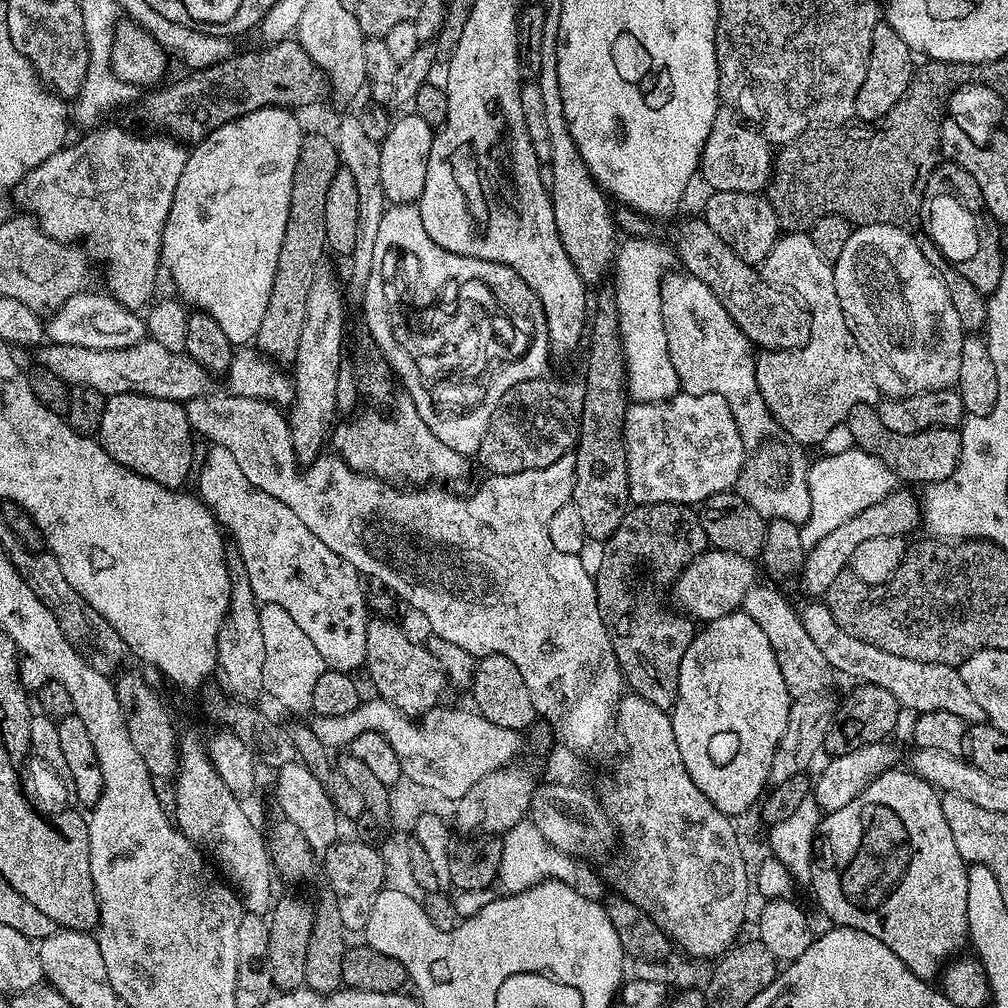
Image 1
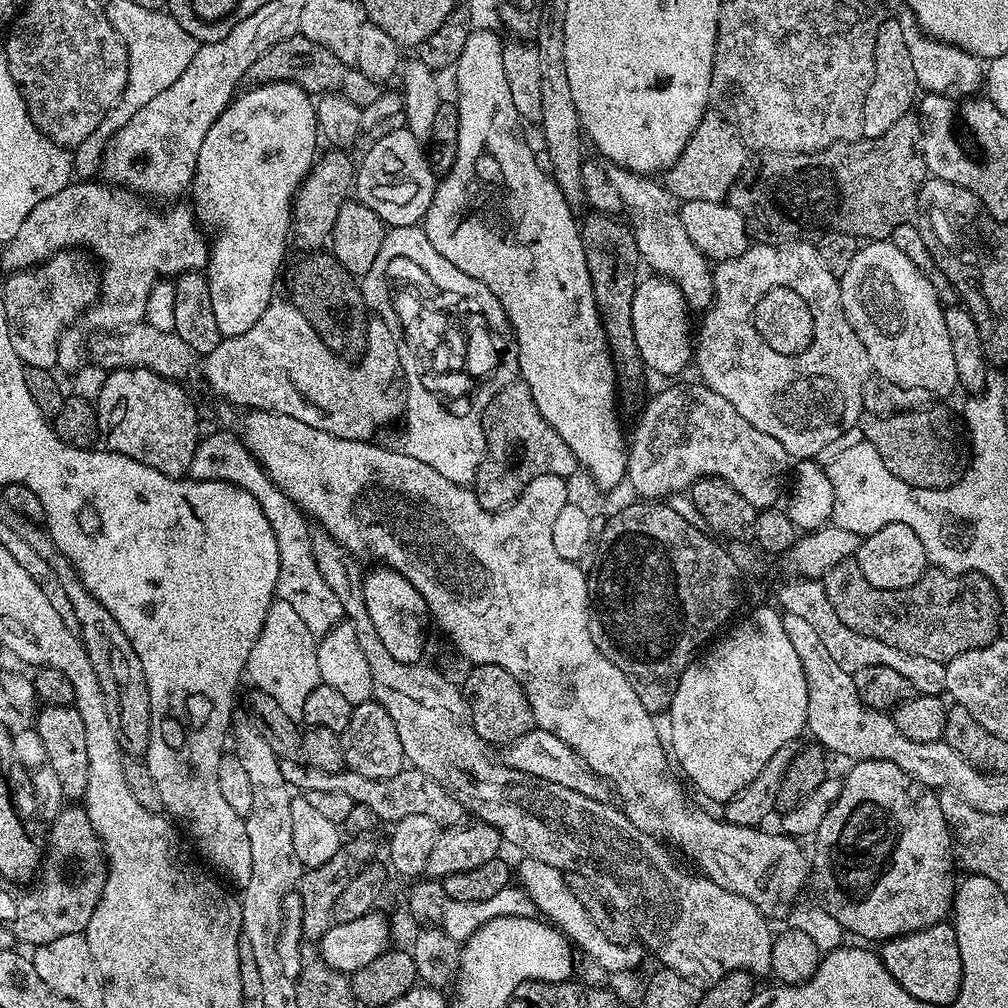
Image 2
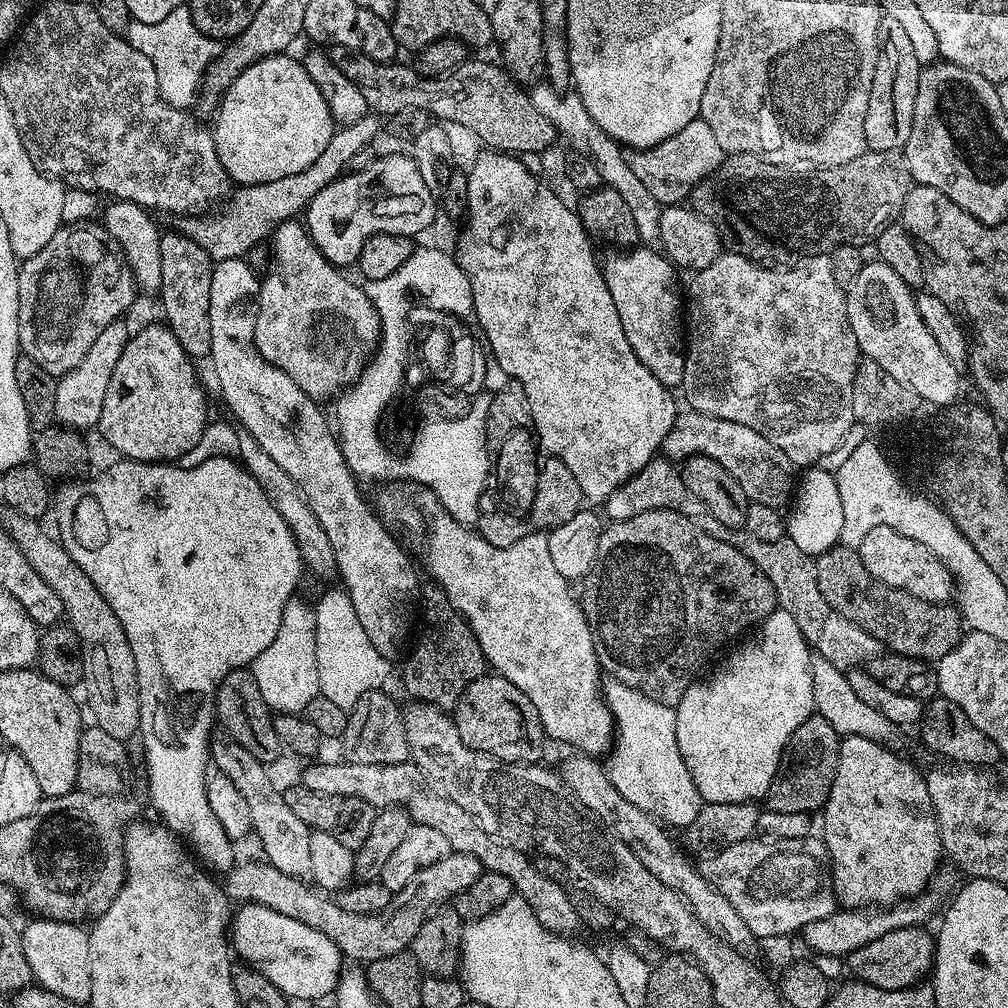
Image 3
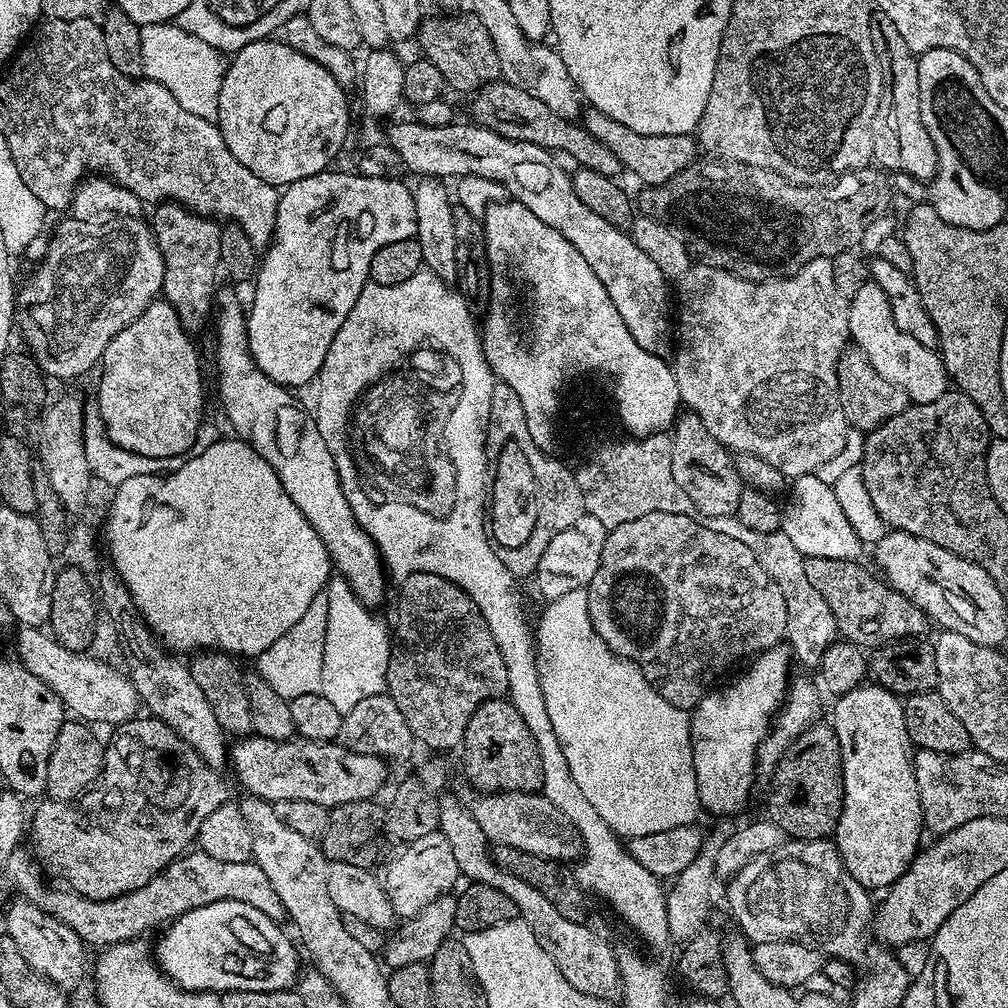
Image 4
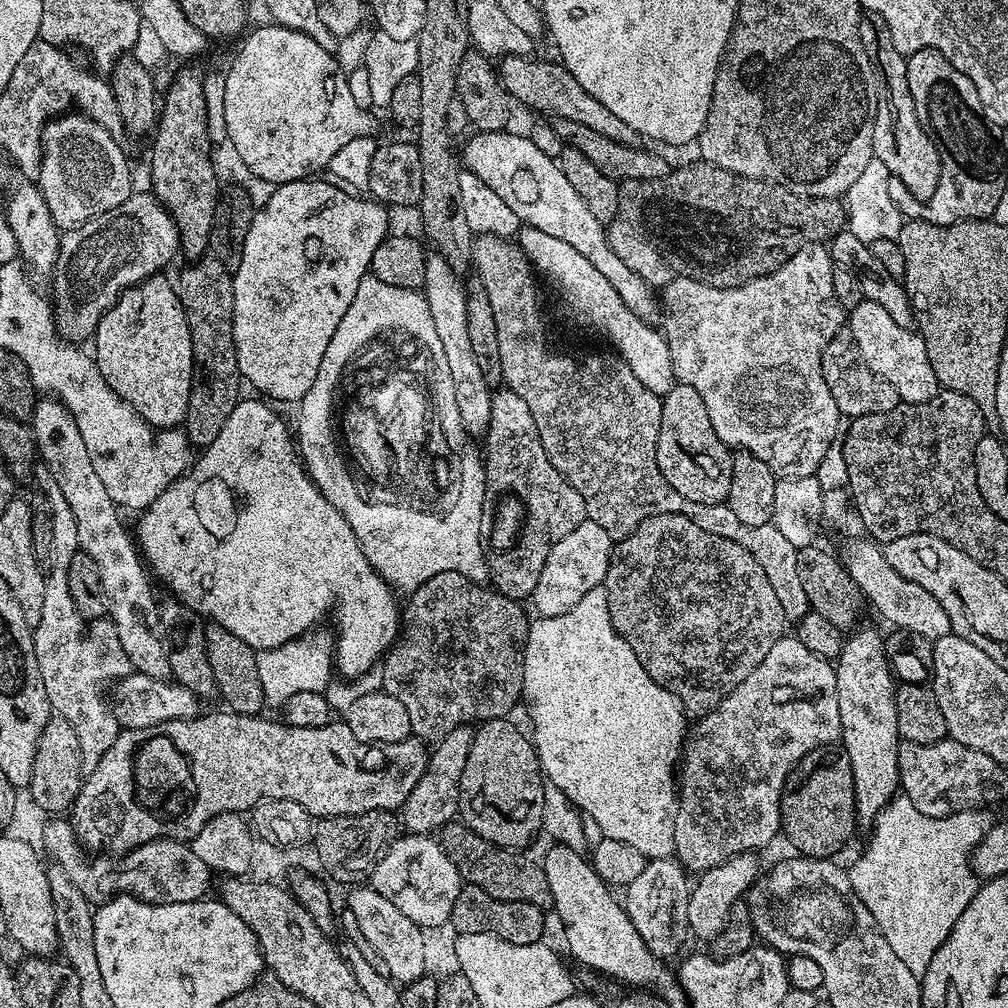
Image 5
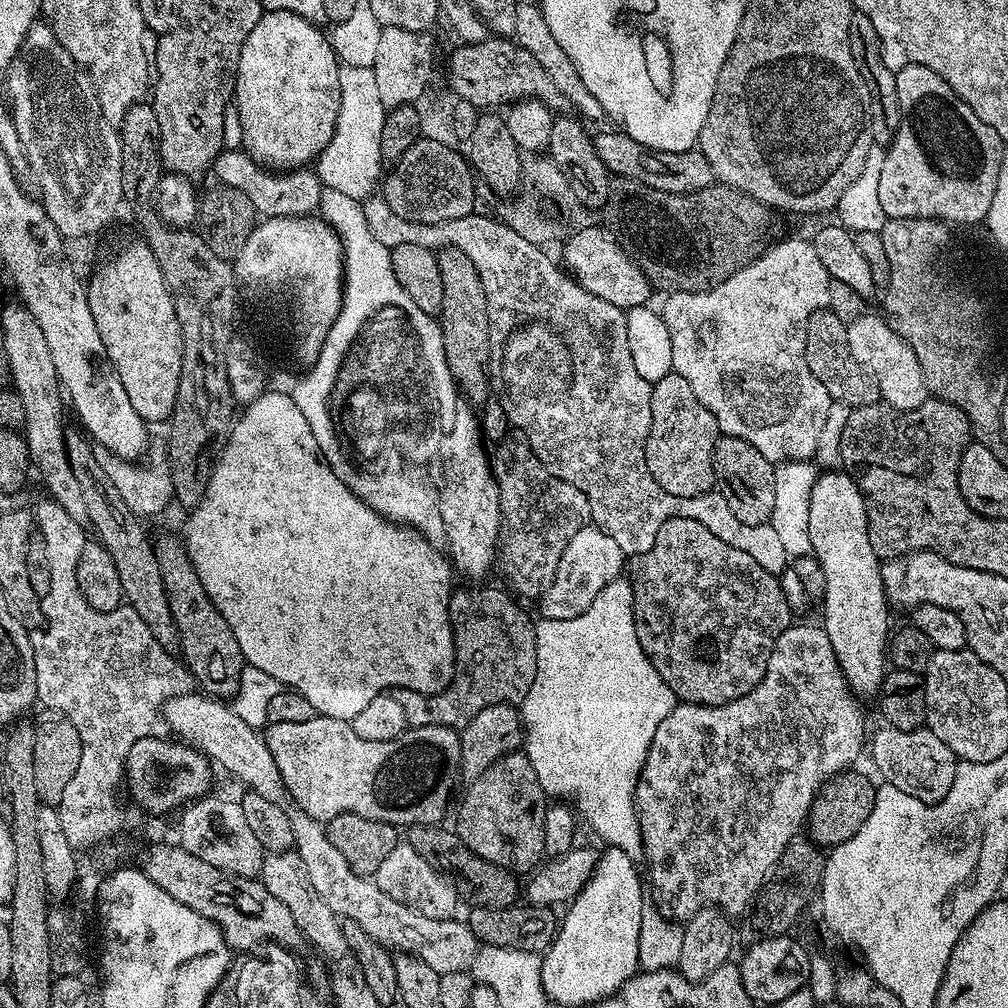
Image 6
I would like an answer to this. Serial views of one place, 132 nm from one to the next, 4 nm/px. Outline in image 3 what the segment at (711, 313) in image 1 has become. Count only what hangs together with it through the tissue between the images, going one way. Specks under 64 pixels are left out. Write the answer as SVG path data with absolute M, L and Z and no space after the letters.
M537 82L531 85L530 95L534 107L550 121L550 126L554 126L557 137L561 141L565 140L571 151L586 154L590 162L594 162L594 170L598 170L601 181L607 187L618 190L618 194L622 194L626 206L630 206L630 214L634 214L634 222L638 226L641 241L648 246L655 245L660 238L662 205L654 198L654 194L650 194L650 190L646 190L645 184L634 175L634 170L630 170L622 145L614 138L610 138L610 134L606 134L606 130L602 130L602 126L598 126L594 118L590 118L586 106L582 106L582 98L577 96L575 91L554 88L547 82Z

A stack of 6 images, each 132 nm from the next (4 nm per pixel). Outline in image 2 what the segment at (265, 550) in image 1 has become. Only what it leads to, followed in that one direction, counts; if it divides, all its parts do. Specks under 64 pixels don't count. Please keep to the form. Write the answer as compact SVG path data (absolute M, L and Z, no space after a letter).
M228 430L220 431L224 432L212 432L209 436L207 433L197 443L190 469L191 479L230 482L246 490L246 494L254 494L254 502L262 506L262 514L266 514L266 522L270 522L274 538L278 538L276 596L294 606L294 611L314 635L324 637L345 619L345 615L338 594L330 590L326 578L322 578L322 570L318 570L318 562L312 553L312 532L304 522L305 515L288 495L274 486L274 482L264 473L263 466L252 459L239 435L231 436Z

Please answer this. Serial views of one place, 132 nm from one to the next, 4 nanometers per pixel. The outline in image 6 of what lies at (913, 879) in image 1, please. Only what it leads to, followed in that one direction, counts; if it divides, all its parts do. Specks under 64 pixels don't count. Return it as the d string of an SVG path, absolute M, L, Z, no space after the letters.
M824 470L816 477L814 490L810 494L810 546L811 555L815 556L822 566L824 575L822 627L824 633L830 638L830 646L834 646L834 658L838 658L840 674L857 698L875 697L886 675L886 653L890 639L890 627L888 628L890 605L884 593L884 583L880 573L882 562L874 554L874 546L870 546L864 496L860 493L860 487L843 470Z

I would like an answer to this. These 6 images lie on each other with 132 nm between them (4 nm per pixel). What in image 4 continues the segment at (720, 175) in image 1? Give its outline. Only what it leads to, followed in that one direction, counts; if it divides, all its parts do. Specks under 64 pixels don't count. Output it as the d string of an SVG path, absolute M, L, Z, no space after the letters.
M593 107L583 113L582 123L584 128L590 130L590 134L594 134L594 138L598 138L598 142L604 143L617 155L618 162L622 162L624 169L629 173L632 171L644 186L670 182L674 174L686 170L686 166L696 163L698 159L698 144L691 135L638 134L630 130L630 126L625 126L623 122L614 122L610 114L602 114Z

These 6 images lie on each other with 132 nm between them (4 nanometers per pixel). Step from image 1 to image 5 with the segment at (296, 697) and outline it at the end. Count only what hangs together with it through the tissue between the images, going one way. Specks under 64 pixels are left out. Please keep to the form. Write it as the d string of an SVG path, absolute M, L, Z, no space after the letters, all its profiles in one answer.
M321 630L313 631L311 634L299 636L296 640L286 642L282 646L266 648L256 653L258 662L258 679L262 681L262 693L269 705L283 706L286 698L294 694L299 694L306 690L325 693L328 685L334 680L334 640L331 635L328 636Z

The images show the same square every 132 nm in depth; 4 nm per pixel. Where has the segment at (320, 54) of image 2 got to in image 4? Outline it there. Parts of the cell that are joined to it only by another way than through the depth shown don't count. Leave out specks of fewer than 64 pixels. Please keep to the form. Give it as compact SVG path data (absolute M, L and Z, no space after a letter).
M503 78L488 84L475 93L472 104L472 112L475 123L481 128L494 130L494 134L502 134L502 138L510 138L514 142L530 142L534 146L542 146L549 152L566 150L569 154L574 154L575 160L580 163L581 168L598 170L598 174L616 178L625 171L622 162L618 162L618 157L609 150L590 130L584 128L583 123L576 120L558 118L546 102L541 102L539 98L534 98L534 94L526 94L518 86L508 84Z

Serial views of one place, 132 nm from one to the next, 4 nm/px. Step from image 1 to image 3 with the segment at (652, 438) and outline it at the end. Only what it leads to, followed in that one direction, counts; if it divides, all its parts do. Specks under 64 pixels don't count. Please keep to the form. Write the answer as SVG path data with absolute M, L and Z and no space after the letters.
M684 410L672 423L672 429L664 438L662 452L667 459L673 462L683 462L690 456L709 456L714 458L742 486L742 490L748 495L749 501L762 506L780 510L793 499L794 466L758 430L750 430L750 426L742 426L742 422L730 422L726 418L714 418L701 412Z

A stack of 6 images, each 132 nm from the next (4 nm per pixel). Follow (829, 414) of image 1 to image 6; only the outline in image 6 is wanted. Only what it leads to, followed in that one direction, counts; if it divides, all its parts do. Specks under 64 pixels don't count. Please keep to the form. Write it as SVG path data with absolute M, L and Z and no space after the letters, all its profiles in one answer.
M804 238L784 240L765 252L763 249L755 260L726 278L726 282L705 292L669 292L663 297L662 315L666 330L670 330L672 371L690 382L698 402L714 414L717 429L723 435L750 442L773 465L815 457L826 414L834 402L826 386L810 374L806 362L806 326L812 313L827 309L831 281L811 239Z

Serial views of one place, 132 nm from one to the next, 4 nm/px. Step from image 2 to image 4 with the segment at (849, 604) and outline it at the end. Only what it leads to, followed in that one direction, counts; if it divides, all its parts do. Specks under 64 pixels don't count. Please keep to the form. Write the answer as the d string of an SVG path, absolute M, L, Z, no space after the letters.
M810 556L805 559L804 565L810 586L814 586L814 590L826 598L826 606L830 606L830 614L834 614L836 619L837 633L845 641L871 650L880 644L889 644L891 640L911 640L925 635L924 612L879 579L872 580L871 574L863 572L857 561Z

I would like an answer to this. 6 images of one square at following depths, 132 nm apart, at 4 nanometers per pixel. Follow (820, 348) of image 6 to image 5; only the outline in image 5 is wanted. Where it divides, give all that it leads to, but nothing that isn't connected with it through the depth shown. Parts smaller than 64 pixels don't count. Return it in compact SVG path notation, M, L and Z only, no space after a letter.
M846 326L834 334L830 342L826 342L826 350L822 354L822 374L826 378L826 386L830 386L830 395L841 417L882 414L886 410L894 410L902 402L898 398L898 390L866 366L866 358L862 358L862 350L858 350L858 342L854 342L854 334Z

